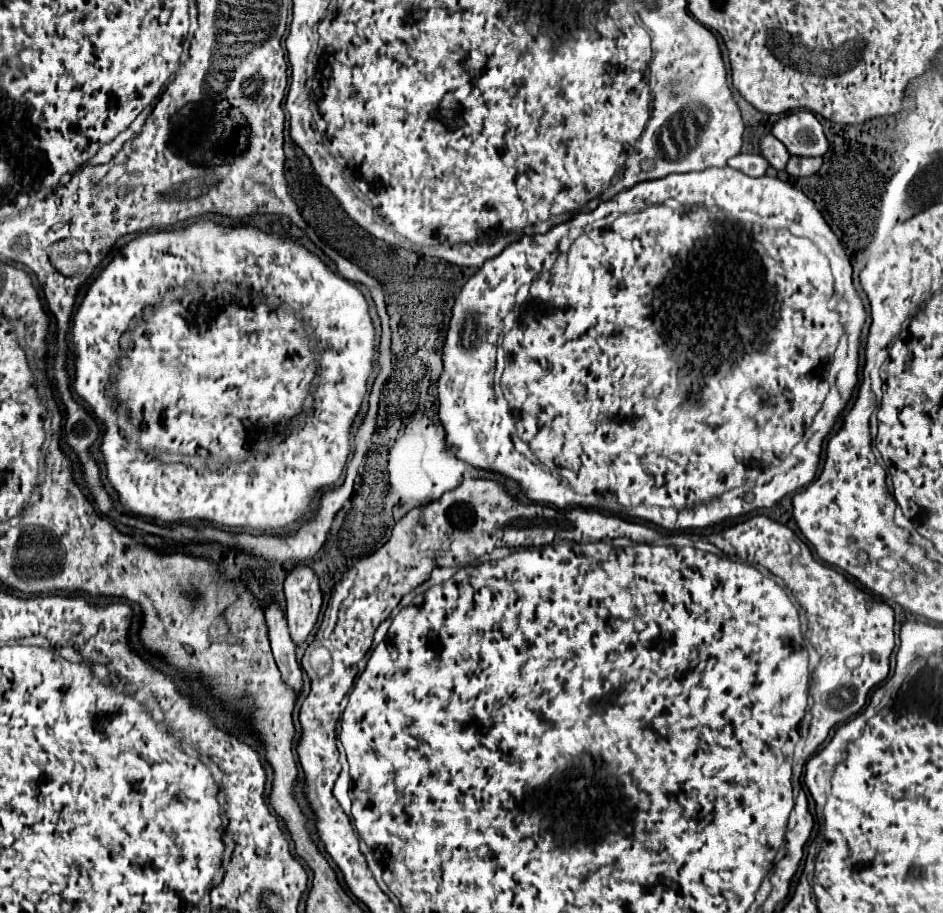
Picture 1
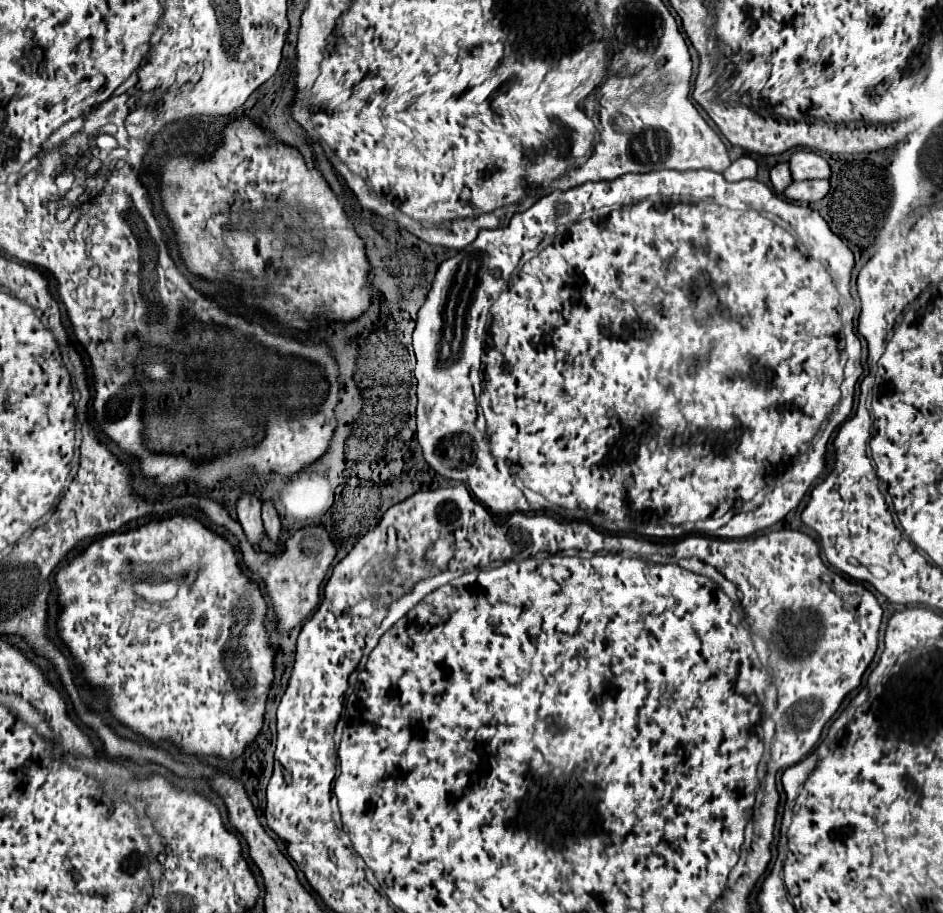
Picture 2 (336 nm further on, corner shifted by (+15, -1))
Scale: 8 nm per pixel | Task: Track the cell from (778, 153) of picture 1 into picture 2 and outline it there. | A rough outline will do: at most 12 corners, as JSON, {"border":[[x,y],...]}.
{"border":[[787,162],[771,168],[771,182],[781,194],[791,180]]}

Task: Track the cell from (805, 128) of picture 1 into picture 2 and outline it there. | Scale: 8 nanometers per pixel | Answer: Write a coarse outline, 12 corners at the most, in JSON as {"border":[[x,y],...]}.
{"border":[[809,148],[789,158],[793,180],[829,178],[825,158]]}

